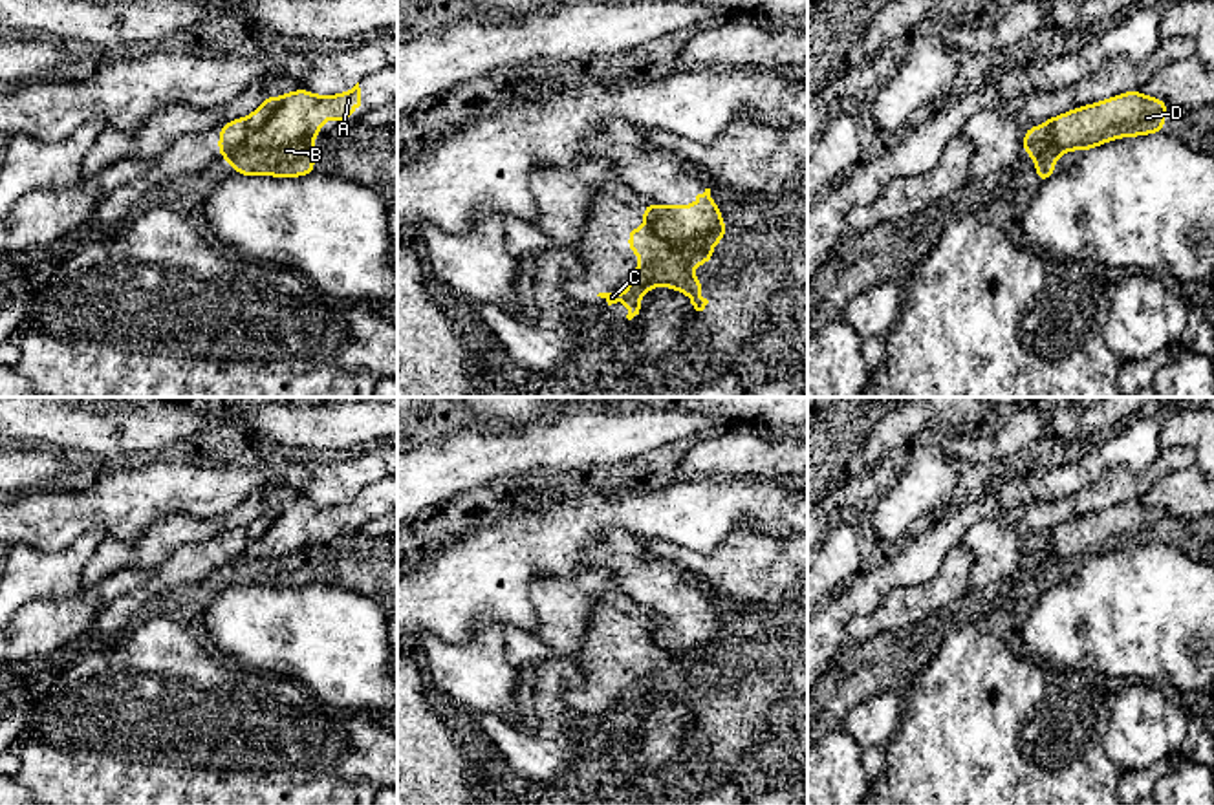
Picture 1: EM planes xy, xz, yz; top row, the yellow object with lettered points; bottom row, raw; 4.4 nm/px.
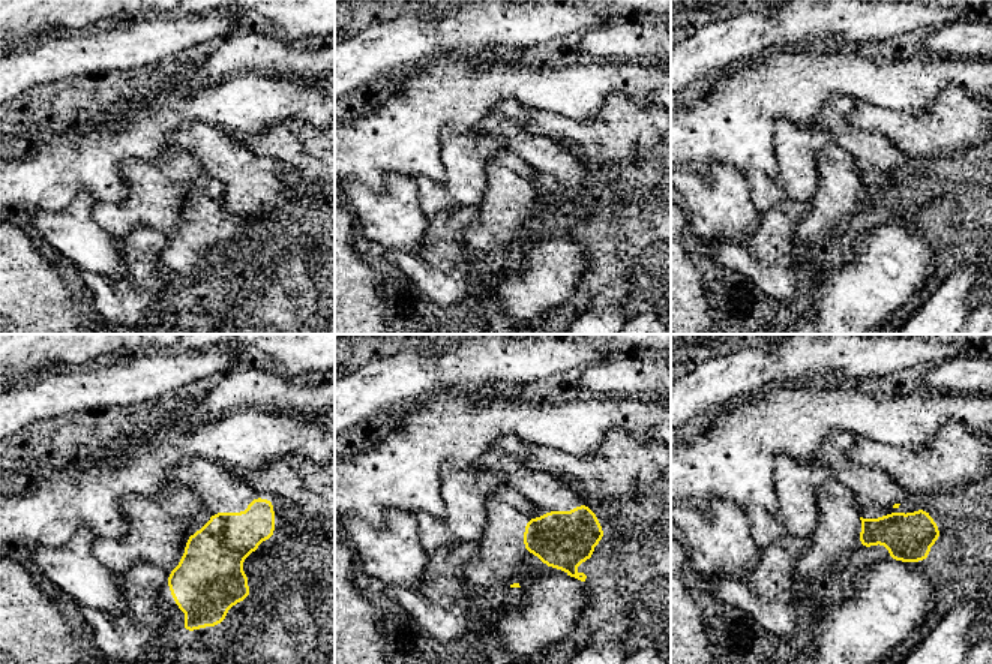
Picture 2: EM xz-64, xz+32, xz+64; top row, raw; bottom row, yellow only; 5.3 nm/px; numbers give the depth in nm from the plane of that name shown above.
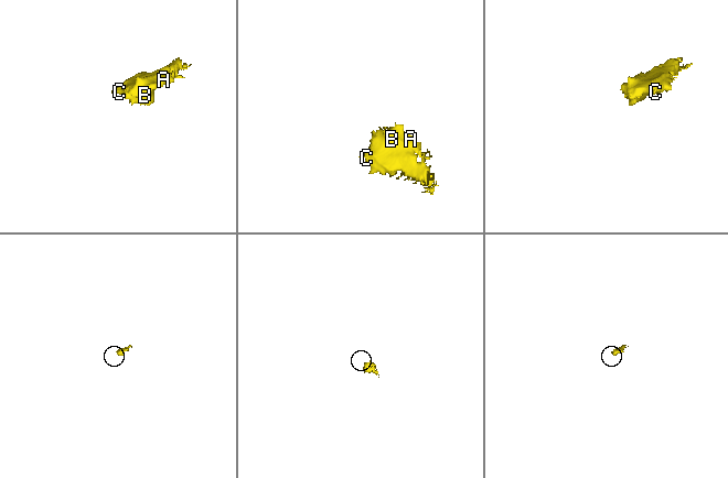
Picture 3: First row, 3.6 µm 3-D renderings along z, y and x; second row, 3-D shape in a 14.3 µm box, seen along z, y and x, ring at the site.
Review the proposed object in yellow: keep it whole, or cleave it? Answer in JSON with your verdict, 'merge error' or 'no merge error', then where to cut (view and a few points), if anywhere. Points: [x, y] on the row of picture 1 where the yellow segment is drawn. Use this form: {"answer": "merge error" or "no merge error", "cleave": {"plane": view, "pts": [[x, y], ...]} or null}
{"answer": "merge error", "cleave": {"plane": "xz", "pts": [[645, 225], [671, 251], [685, 251], [698, 262]]}}

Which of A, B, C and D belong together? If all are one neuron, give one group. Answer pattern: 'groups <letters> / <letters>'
groups A B / C D

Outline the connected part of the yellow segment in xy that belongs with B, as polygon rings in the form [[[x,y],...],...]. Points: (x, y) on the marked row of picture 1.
[[[359,82],[337,95],[313,95],[308,88],[266,95],[251,117],[251,137],[225,156],[234,176],[300,177],[315,174],[315,134],[324,130],[324,113],[344,124],[361,106]]]

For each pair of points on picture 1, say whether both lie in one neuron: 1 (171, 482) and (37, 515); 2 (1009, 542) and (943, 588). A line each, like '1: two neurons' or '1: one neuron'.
1: one neuron
2: two neurons

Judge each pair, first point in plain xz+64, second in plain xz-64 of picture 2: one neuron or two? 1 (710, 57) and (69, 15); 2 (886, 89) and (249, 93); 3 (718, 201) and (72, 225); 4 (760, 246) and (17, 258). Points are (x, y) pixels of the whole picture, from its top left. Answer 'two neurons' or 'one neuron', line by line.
1: two neurons
2: one neuron
3: one neuron
4: two neurons

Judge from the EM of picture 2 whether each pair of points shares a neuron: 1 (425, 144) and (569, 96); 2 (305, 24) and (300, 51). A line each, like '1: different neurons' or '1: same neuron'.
1: same neuron
2: different neurons

